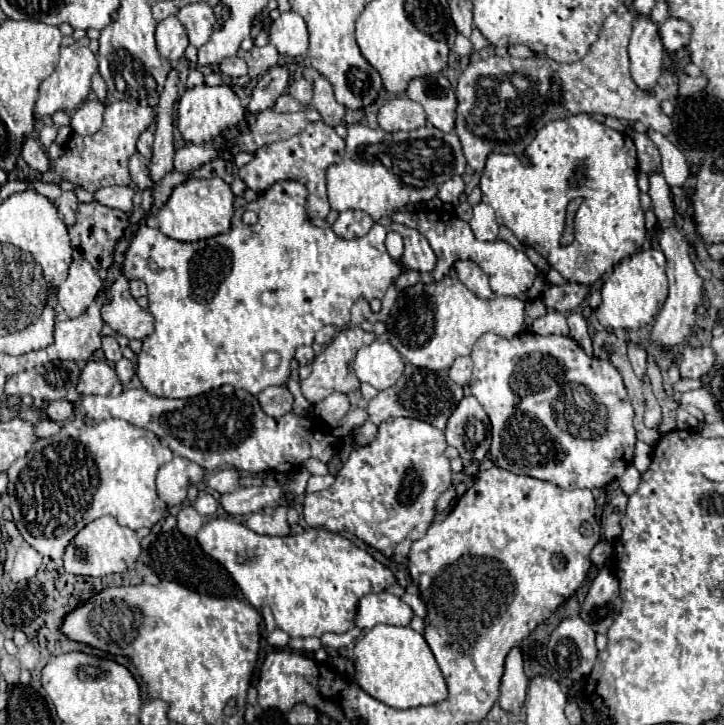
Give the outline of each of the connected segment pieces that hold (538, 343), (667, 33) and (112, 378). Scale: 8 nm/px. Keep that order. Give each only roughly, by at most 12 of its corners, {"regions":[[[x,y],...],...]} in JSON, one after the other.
{"regions":[[[483,334],[491,460],[603,488],[633,460],[621,374],[567,336]],[[667,18],[659,26],[667,54],[689,42],[691,28],[683,20]],[[89,360],[77,384],[79,394],[111,394],[115,370]]]}

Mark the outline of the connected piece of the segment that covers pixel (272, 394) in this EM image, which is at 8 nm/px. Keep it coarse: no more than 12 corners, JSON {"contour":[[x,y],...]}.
{"contour":[[285,386],[265,388],[257,396],[271,418],[291,410],[293,396]]}

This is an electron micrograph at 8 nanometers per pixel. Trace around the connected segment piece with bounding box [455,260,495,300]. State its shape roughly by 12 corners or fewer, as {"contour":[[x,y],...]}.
{"contour":[[457,262],[455,272],[473,294],[495,296],[475,262]]}

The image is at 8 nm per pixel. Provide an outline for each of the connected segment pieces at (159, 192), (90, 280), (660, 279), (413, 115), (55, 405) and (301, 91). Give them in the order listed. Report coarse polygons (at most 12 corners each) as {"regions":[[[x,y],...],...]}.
{"regions":[[[169,172],[153,192],[155,214],[169,198],[171,190],[185,182],[187,176]],[[73,260],[57,300],[81,316],[103,282],[85,260]],[[661,250],[617,264],[597,320],[613,330],[653,322],[668,295]],[[407,96],[387,100],[377,114],[385,132],[425,126],[423,108]],[[67,400],[49,402],[45,414],[63,422],[73,414]],[[305,78],[293,80],[289,92],[297,102],[309,104],[313,86]]]}

